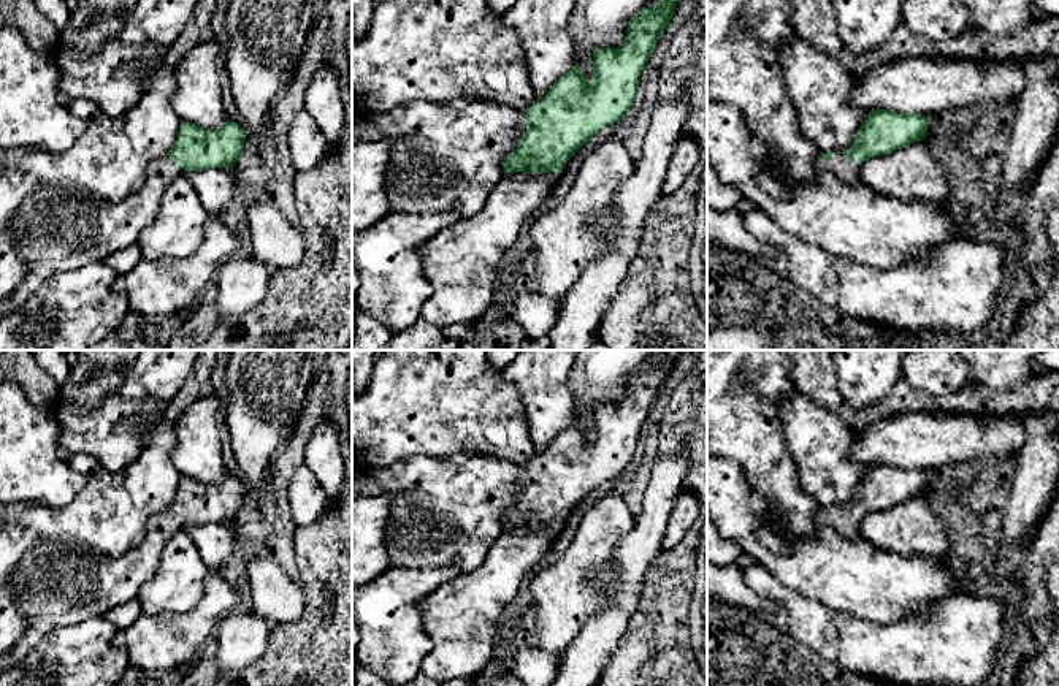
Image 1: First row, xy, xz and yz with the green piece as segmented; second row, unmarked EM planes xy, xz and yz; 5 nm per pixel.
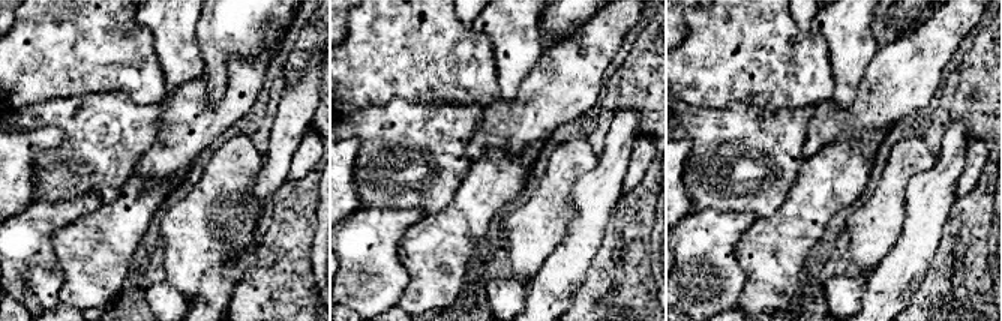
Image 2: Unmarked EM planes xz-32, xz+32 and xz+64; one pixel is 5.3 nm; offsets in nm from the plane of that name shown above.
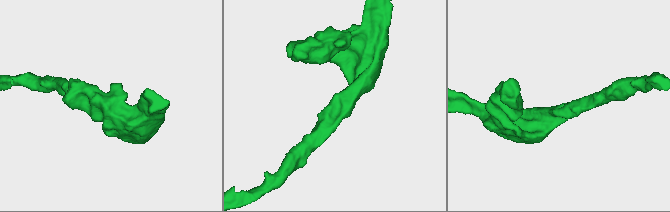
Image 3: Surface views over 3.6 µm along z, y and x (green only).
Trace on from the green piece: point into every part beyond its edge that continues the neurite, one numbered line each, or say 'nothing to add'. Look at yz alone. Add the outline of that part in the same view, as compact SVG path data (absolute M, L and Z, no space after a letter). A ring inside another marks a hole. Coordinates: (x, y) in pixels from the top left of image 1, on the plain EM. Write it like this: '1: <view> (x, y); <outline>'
1: yz (847, 526); M835 507L824 516L818 516L818 528L832 529L840 537L853 540L859 537L859 520L850 516L842 507Z

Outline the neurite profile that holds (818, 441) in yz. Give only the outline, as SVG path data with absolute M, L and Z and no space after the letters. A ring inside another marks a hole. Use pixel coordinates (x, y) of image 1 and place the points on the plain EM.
M799 391L783 396L777 414L801 490L820 509L848 504L869 471L867 464L848 459L854 431L839 412L816 406Z

